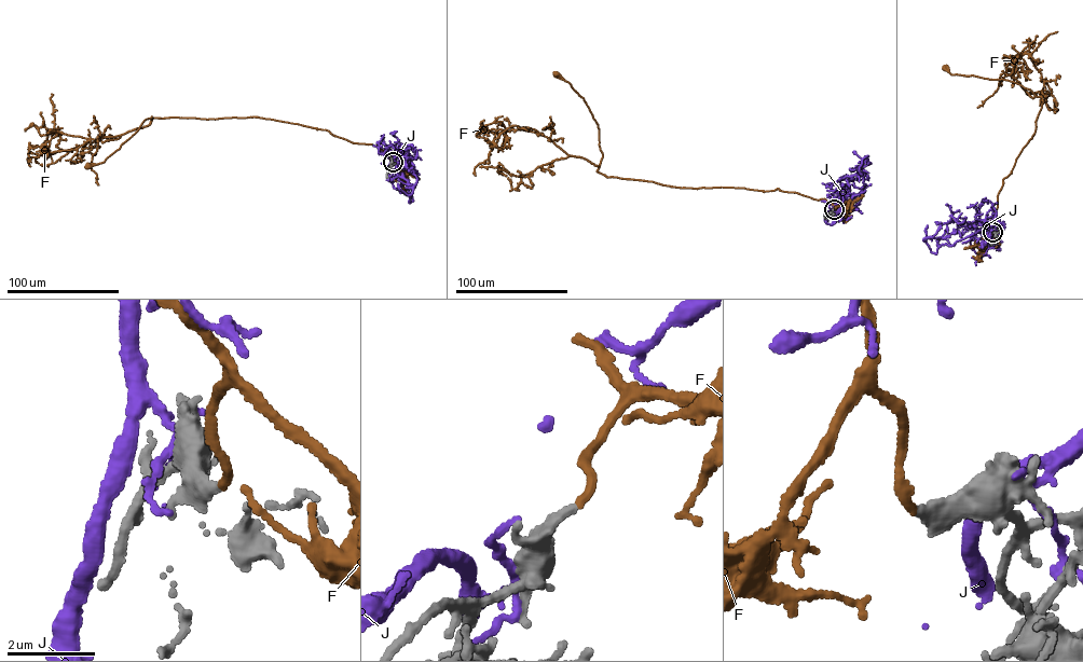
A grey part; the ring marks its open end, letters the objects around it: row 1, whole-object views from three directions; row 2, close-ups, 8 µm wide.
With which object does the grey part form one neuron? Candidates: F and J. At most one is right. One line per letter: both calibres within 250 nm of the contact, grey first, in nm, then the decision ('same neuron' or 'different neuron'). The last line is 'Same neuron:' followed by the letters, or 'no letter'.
F: 380/200 nm | same neuron
J: 320/150 nm | different neuron
Same neuron: F

